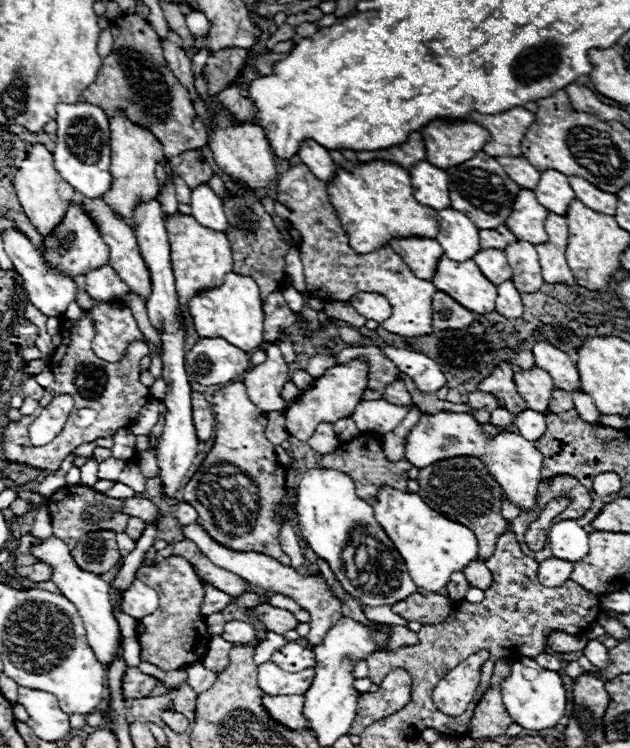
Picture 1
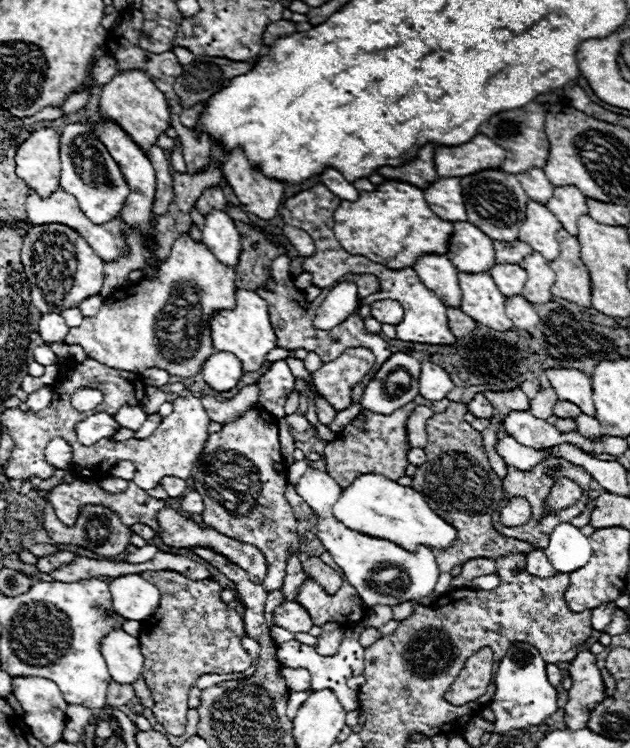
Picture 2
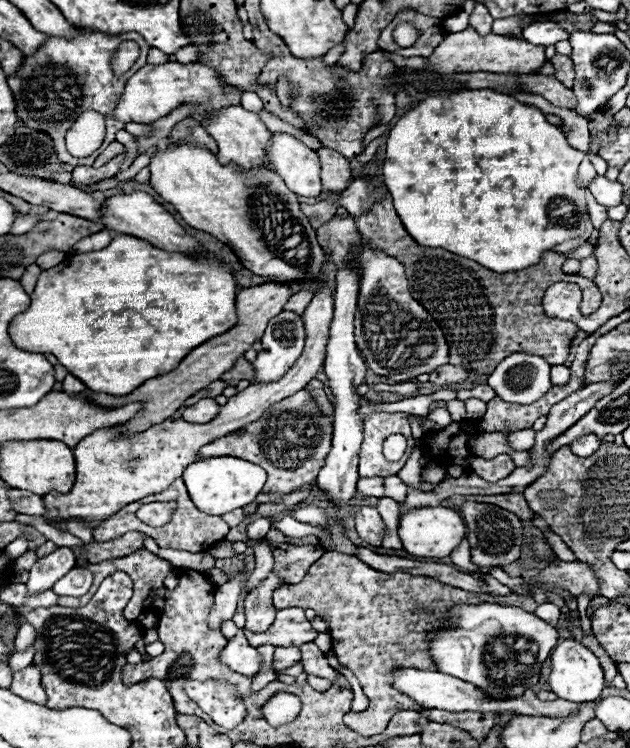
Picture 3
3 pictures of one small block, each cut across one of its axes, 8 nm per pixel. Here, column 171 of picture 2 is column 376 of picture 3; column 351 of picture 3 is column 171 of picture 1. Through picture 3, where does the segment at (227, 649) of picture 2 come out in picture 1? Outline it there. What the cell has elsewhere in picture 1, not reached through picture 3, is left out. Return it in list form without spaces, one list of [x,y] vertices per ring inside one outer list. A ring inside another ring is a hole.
[[[168,556],[158,564],[144,566],[138,572],[138,578],[144,584],[156,588],[160,596],[160,608],[136,622],[136,632],[142,648],[142,660],[156,664],[162,670],[176,670],[184,664],[200,662],[208,650],[210,634],[204,618],[200,616],[200,604],[204,600],[204,586],[194,574],[194,568],[188,560],[180,556]],[[164,712],[164,714],[162,714],[162,720],[164,720],[172,730],[176,730],[176,732],[184,732],[184,730],[188,728],[188,720],[186,720],[182,714],[178,714],[178,712]]]

